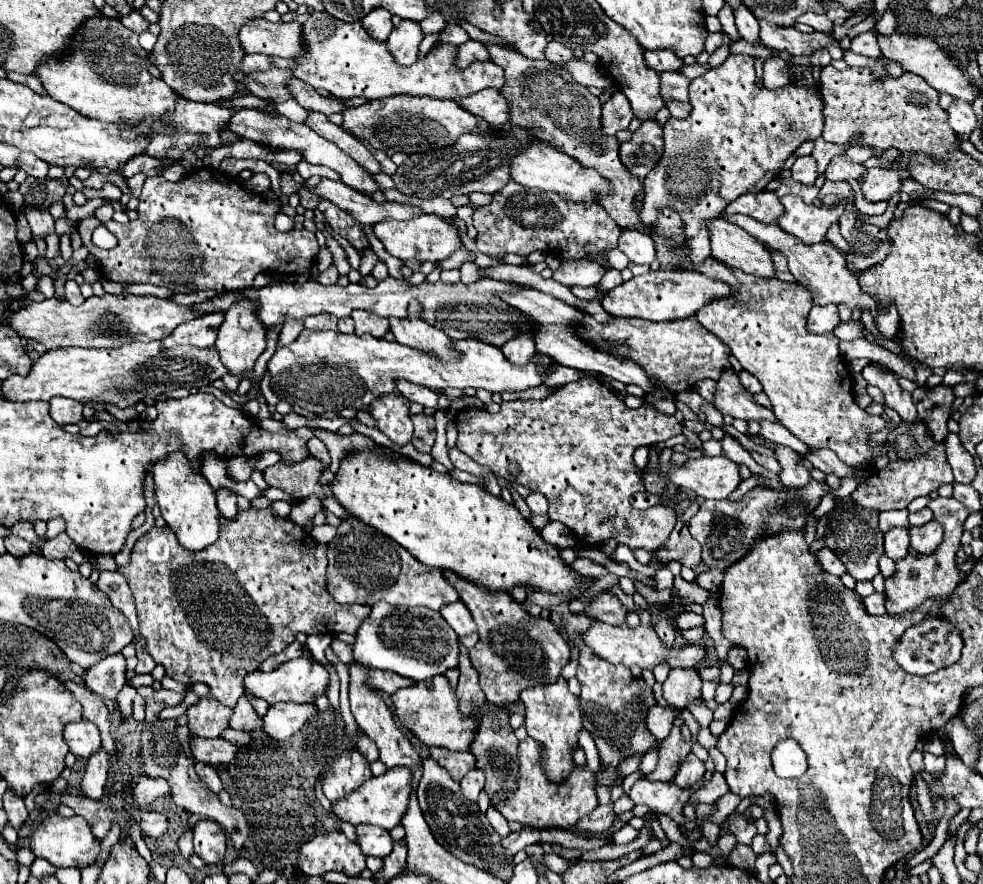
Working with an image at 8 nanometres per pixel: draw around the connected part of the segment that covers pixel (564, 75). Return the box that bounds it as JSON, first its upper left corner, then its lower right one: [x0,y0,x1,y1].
[488,44,642,230]

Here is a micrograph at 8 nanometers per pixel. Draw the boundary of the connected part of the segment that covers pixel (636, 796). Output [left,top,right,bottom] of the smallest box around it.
[630,778,696,832]

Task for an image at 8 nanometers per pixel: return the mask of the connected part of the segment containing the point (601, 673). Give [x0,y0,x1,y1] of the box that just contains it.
[576,646,656,762]

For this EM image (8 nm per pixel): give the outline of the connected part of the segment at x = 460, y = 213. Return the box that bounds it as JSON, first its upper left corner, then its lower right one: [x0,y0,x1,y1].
[457,205,478,234]

